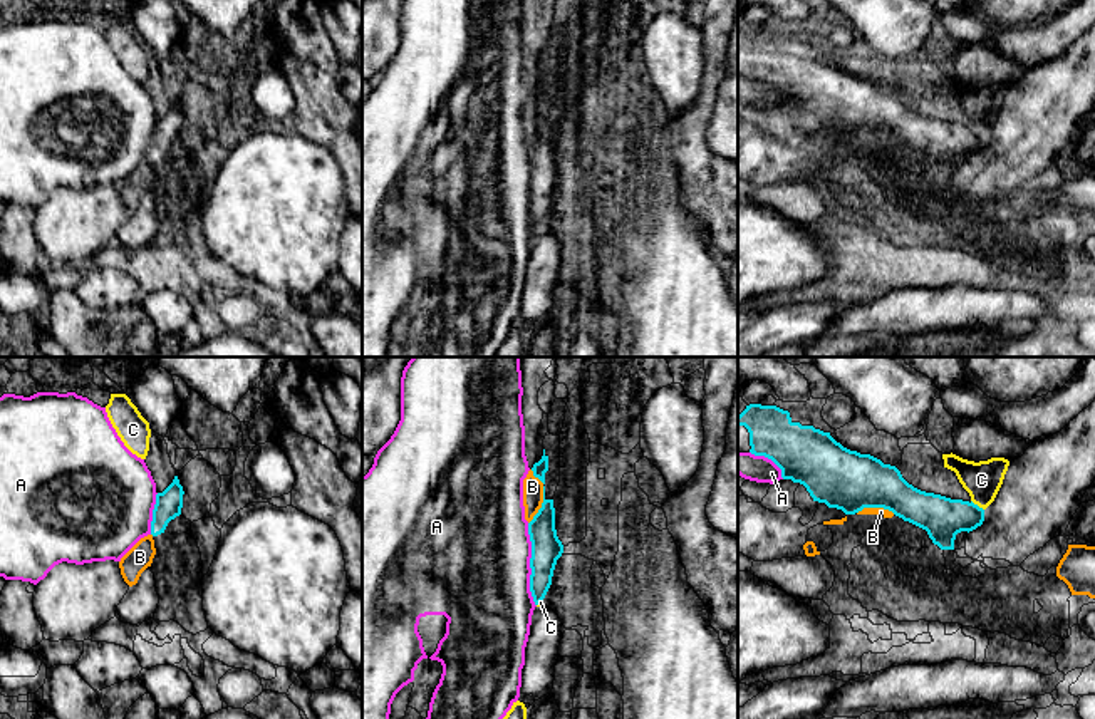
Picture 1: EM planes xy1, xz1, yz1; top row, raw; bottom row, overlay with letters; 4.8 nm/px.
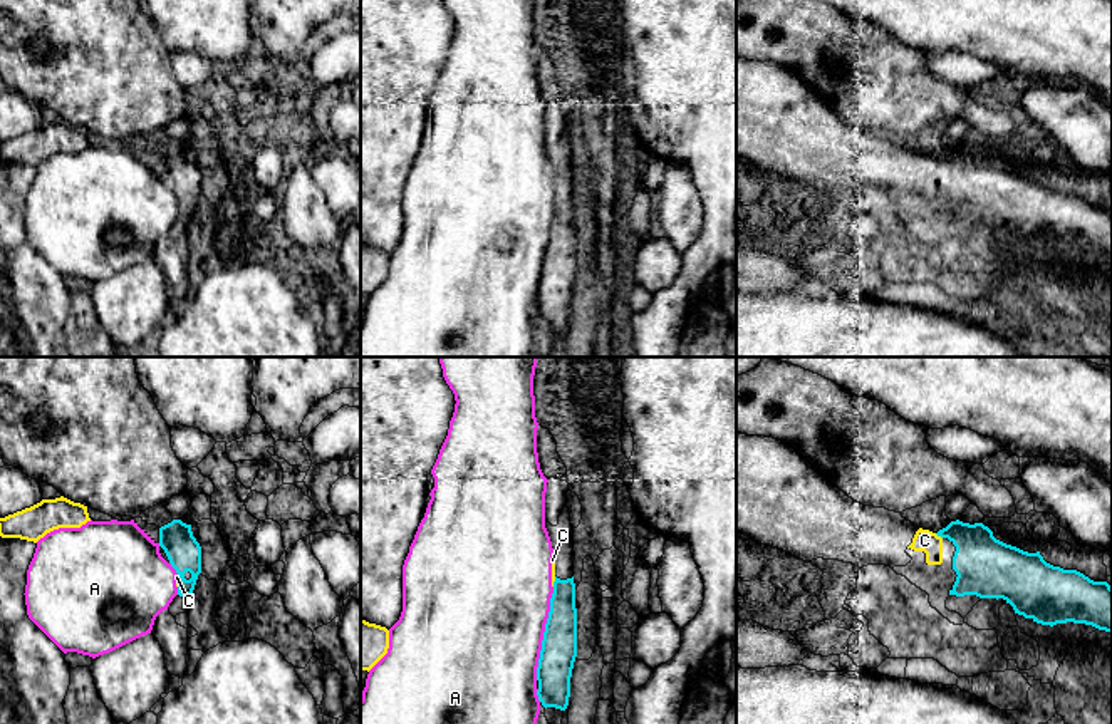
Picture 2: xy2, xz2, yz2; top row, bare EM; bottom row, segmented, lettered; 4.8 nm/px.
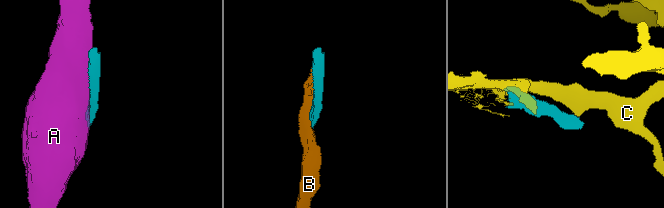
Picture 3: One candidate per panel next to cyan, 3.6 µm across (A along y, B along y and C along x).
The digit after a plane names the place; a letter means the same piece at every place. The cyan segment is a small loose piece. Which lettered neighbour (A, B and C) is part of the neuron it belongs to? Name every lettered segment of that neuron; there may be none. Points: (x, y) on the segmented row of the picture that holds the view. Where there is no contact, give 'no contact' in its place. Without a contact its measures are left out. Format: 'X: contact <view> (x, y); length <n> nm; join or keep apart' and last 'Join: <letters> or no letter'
A: contact xz2 (544, 634); length 460 nm; keep apart
B: contact xz1 (542, 505); length 200 nm; join
C: contact yz1 (976, 505); length 80 nm; keep apart
Join: B

